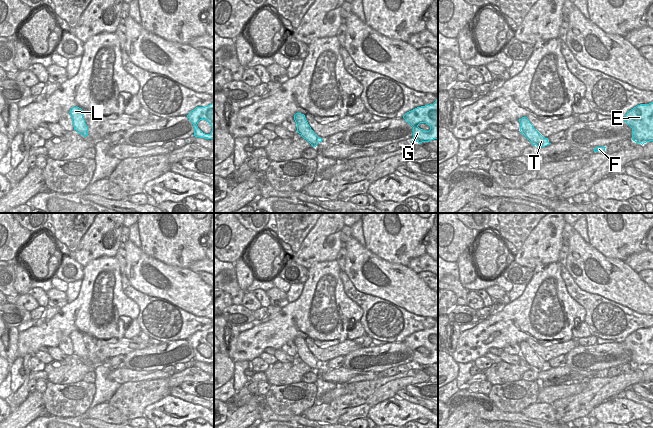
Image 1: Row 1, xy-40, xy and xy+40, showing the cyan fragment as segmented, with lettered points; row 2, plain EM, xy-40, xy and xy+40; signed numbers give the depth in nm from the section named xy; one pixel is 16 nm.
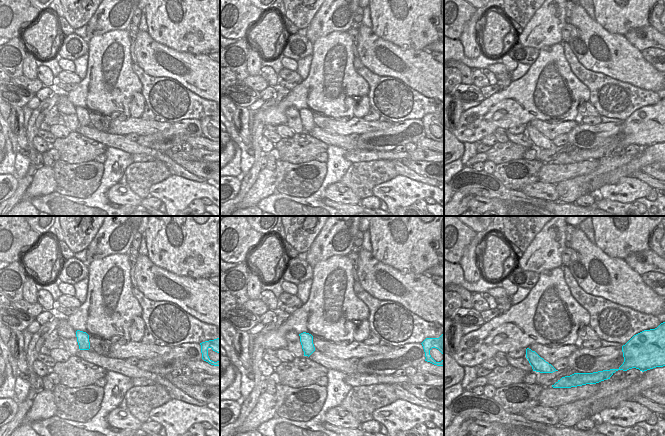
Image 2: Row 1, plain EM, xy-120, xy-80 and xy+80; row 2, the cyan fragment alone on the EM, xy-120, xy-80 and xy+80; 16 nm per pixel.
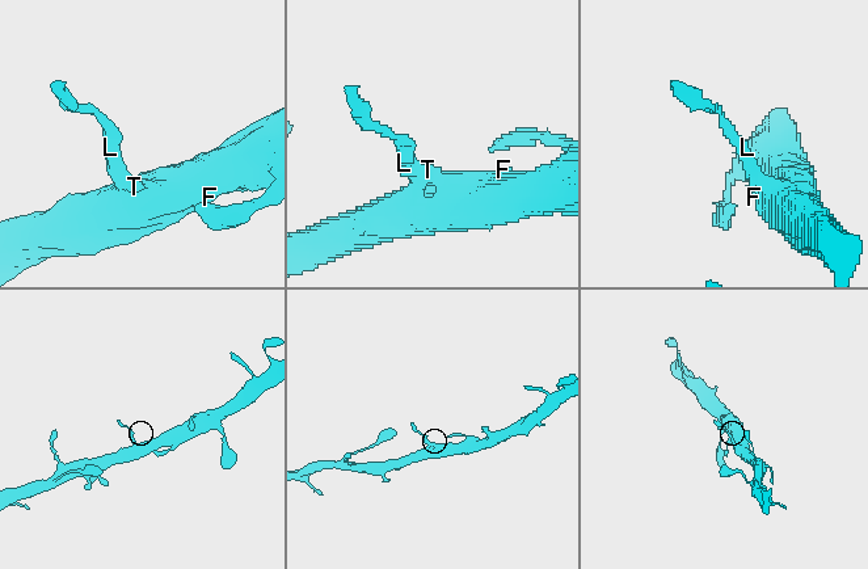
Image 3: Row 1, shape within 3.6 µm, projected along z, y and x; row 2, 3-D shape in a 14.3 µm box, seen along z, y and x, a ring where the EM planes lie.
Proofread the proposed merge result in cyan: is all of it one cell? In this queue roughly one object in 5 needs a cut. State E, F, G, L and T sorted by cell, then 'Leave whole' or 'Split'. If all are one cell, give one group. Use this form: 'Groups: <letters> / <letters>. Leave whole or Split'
Groups: E F G T / L. Split.

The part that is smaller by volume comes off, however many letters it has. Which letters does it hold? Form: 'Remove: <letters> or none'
Remove: L

